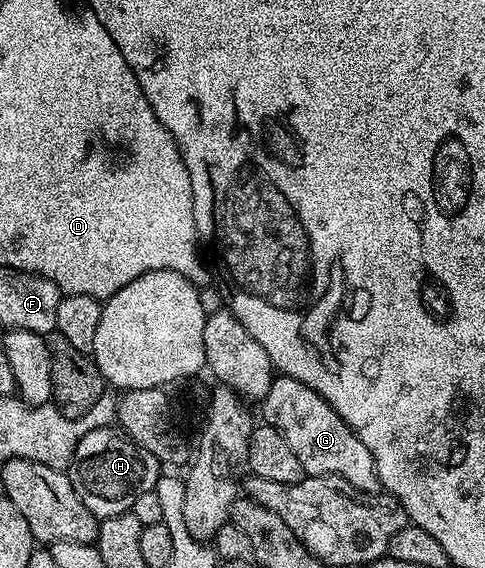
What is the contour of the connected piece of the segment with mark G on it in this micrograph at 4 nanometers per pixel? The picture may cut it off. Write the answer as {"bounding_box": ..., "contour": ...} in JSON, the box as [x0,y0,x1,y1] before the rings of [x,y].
{"bounding_box":[263,375,381,494],"contour":[[[274,375],[271,390],[263,401],[264,423],[283,434],[295,458],[303,465],[306,476],[342,476],[362,494],[373,494],[381,488],[371,450],[363,446],[357,435],[335,414],[335,410],[318,392],[290,376]]]}

